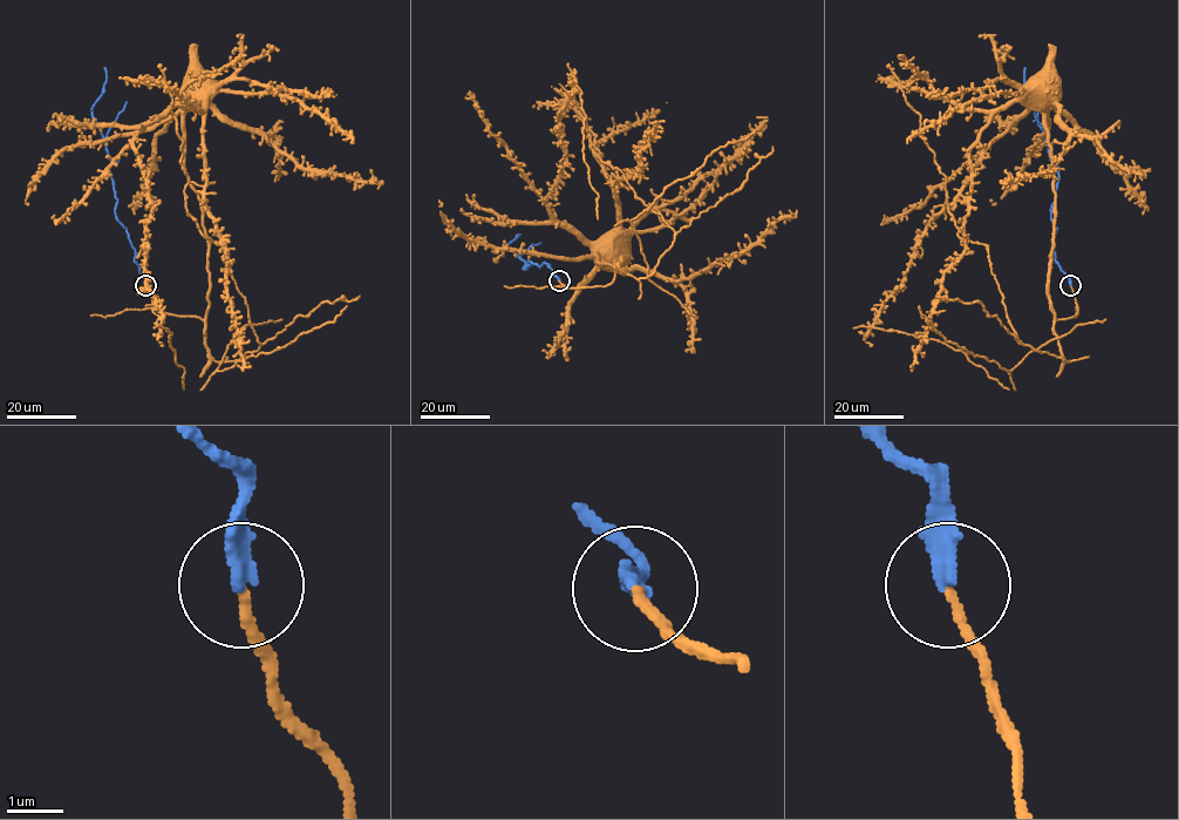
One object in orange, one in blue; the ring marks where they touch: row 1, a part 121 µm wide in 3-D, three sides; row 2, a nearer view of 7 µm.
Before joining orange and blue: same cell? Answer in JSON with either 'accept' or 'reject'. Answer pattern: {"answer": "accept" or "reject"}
{"answer": "reject"}

